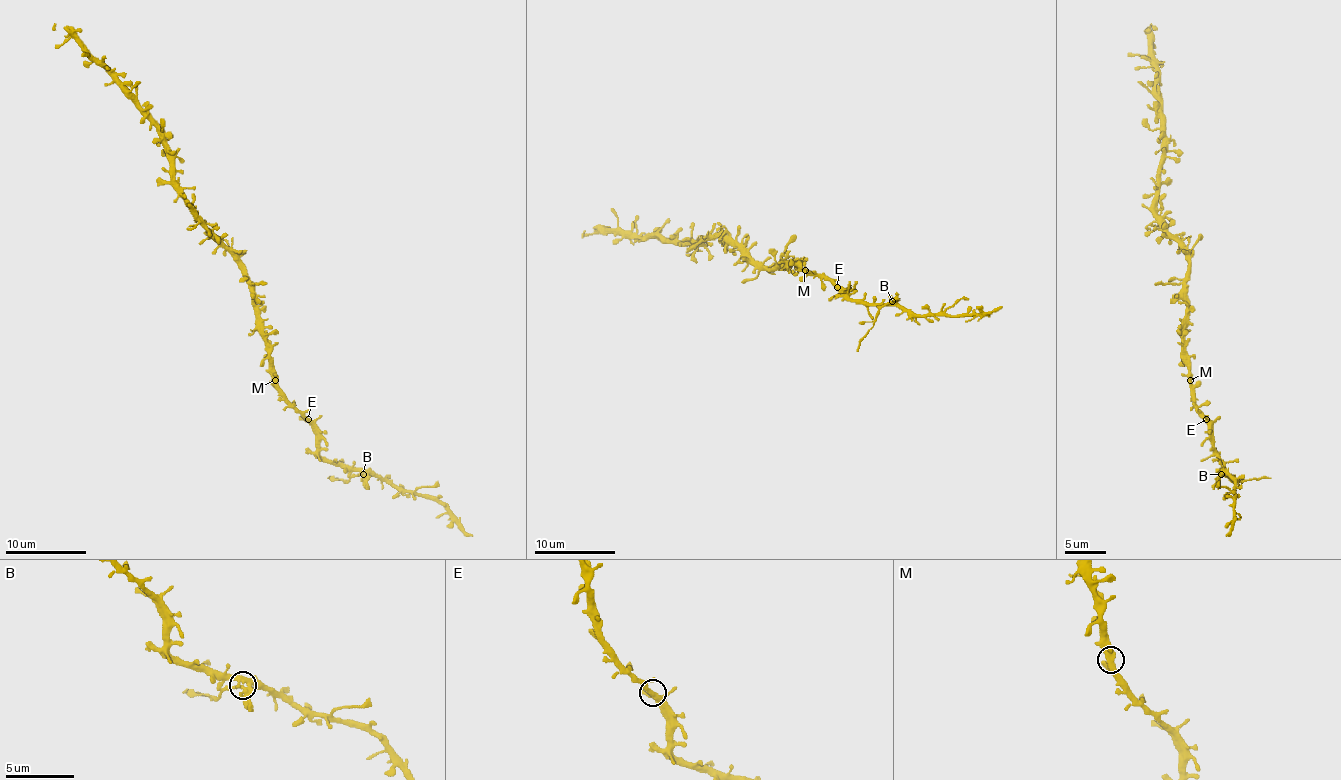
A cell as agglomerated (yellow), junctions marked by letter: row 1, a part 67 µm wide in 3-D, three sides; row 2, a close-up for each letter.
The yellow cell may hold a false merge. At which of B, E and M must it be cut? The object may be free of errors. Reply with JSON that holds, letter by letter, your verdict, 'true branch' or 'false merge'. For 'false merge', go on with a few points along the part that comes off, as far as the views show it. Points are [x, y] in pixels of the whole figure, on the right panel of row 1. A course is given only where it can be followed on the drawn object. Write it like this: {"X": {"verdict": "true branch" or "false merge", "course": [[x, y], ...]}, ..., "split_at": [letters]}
{"B": {"verdict": "false merge", "course": [[1220, 473], [1232, 481], [1271, 477]]}, "E": {"verdict": "true branch"}, "M": {"verdict": "true branch"}, "split_at": ["B"]}

